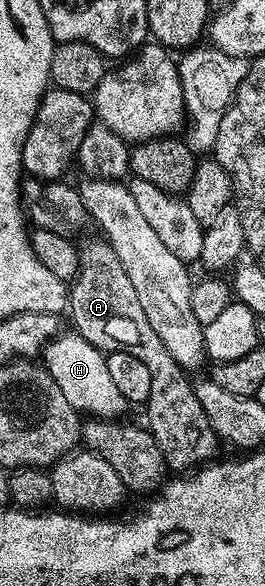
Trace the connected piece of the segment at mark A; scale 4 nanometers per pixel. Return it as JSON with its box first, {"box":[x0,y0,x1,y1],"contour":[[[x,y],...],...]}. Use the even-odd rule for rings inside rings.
{"box":[68,236,220,471],"contour":[[[101,236],[90,237],[83,244],[79,244],[78,248],[78,275],[74,278],[72,284],[68,289],[68,314],[74,320],[72,325],[73,332],[80,334],[88,343],[92,343],[97,349],[102,350],[103,353],[115,353],[118,349],[120,351],[128,351],[132,355],[136,355],[136,359],[140,359],[140,363],[144,363],[144,367],[148,367],[148,371],[152,375],[152,391],[148,395],[148,399],[144,403],[144,410],[146,409],[146,421],[150,433],[156,439],[156,443],[160,447],[160,451],[164,455],[167,466],[174,471],[186,471],[191,467],[201,467],[215,456],[214,453],[220,446],[220,438],[214,433],[212,423],[208,423],[208,415],[204,415],[204,407],[200,407],[200,401],[196,399],[194,394],[194,385],[191,382],[186,382],[188,377],[187,370],[180,367],[180,363],[176,363],[176,359],[172,359],[172,355],[168,355],[168,347],[164,347],[164,343],[160,339],[160,335],[156,335],[156,331],[152,331],[152,323],[148,323],[148,315],[144,315],[144,307],[140,307],[140,298],[136,296],[136,290],[132,287],[132,279],[128,279],[128,271],[124,271],[124,263],[120,263],[120,259],[116,259],[116,251],[112,251],[109,241],[103,239]]]}

